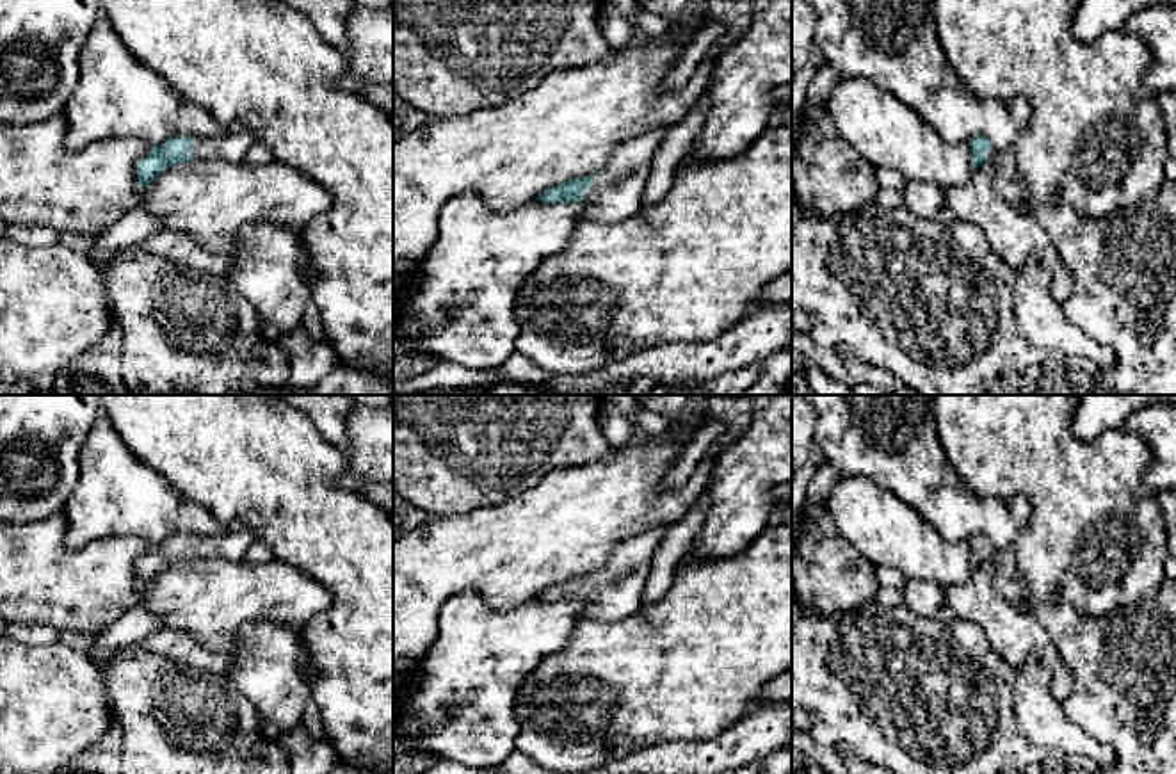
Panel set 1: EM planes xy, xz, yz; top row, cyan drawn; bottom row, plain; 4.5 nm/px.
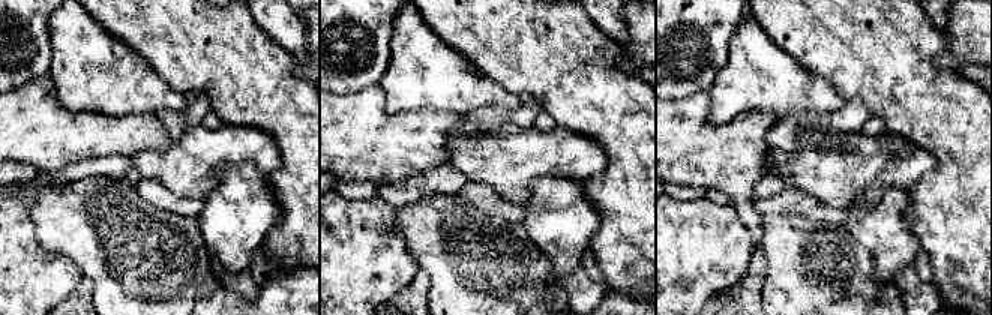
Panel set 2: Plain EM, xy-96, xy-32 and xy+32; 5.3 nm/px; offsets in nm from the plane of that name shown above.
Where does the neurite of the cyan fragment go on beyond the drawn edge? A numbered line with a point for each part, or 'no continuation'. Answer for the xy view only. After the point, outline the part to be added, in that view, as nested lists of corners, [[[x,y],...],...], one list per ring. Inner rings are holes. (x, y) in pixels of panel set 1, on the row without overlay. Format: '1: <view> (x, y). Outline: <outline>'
1: xy (232, 545). Outline: [[[237,520],[230,521],[221,536],[197,537],[189,553],[194,559],[242,560],[254,543],[251,532]]]

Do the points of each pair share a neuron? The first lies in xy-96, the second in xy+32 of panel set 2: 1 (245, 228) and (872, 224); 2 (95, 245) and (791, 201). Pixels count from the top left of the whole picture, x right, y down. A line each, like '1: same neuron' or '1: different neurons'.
1: same neuron
2: different neurons

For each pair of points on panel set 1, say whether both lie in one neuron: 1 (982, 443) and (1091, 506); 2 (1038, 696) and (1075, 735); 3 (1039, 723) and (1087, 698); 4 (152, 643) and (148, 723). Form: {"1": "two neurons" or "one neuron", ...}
{"1": "one neuron", "2": "one neuron", "3": "two neurons", "4": "two neurons"}

